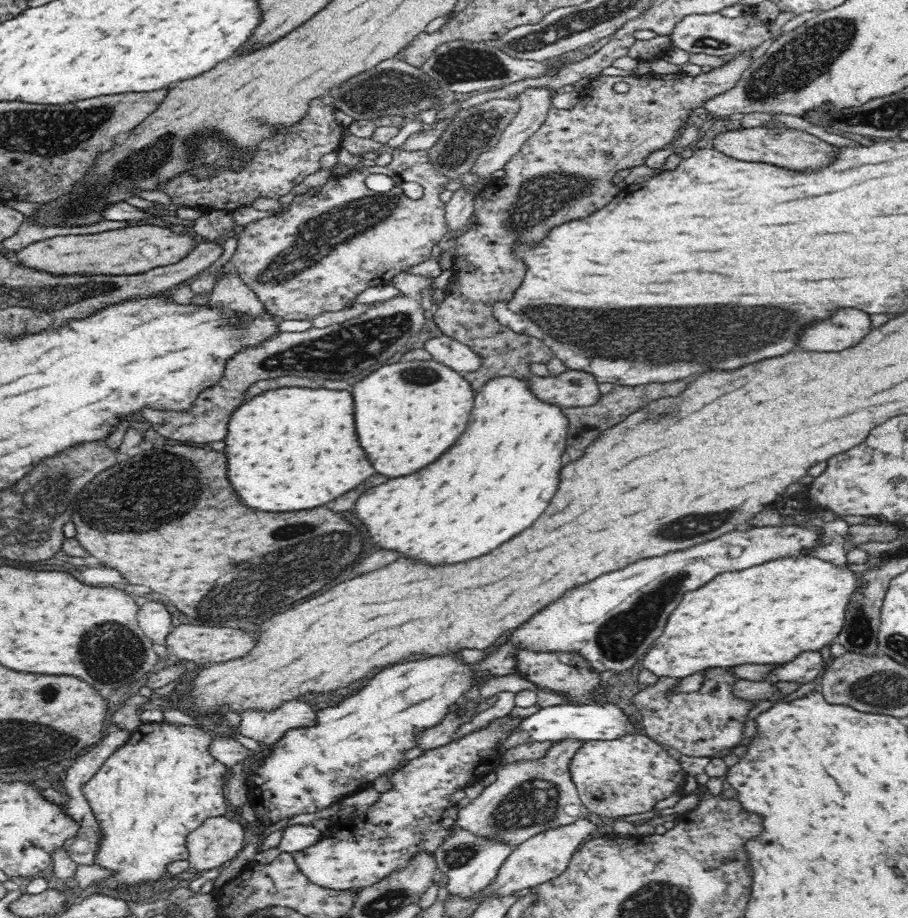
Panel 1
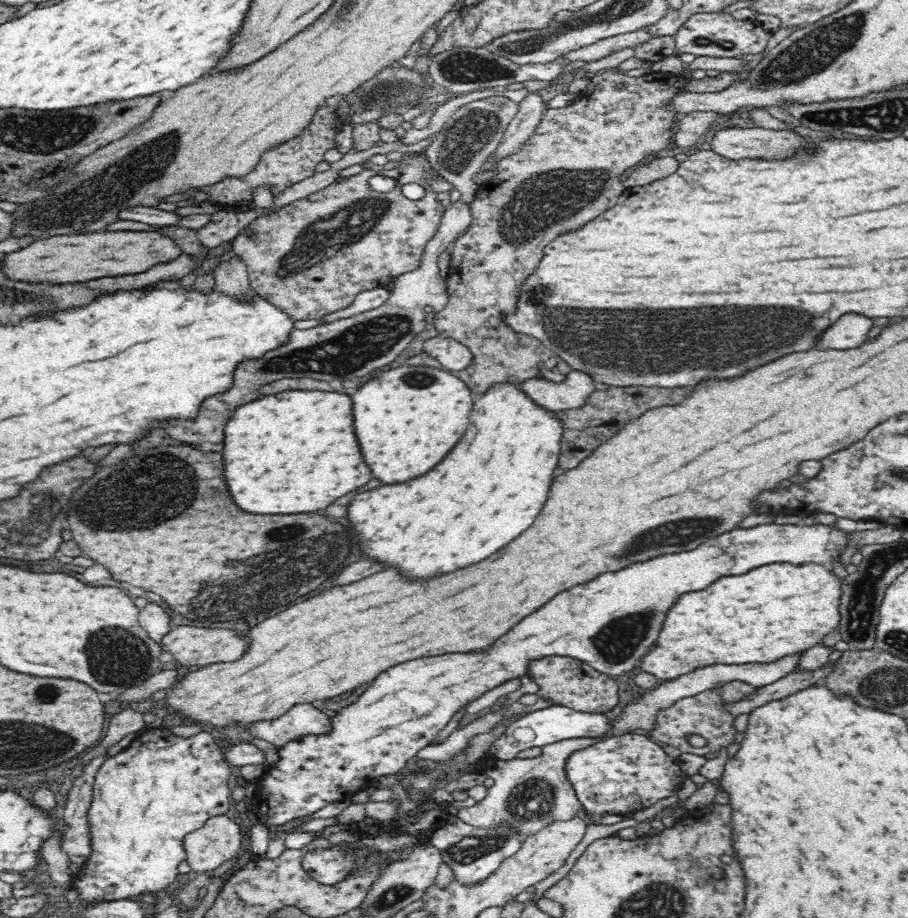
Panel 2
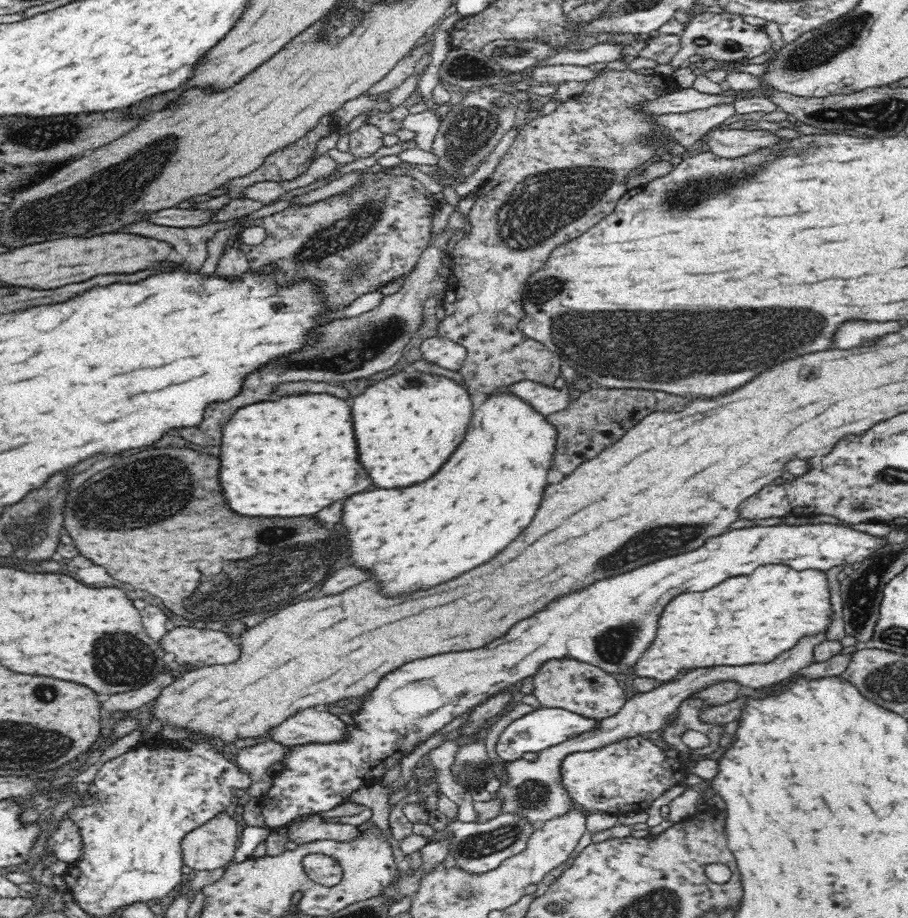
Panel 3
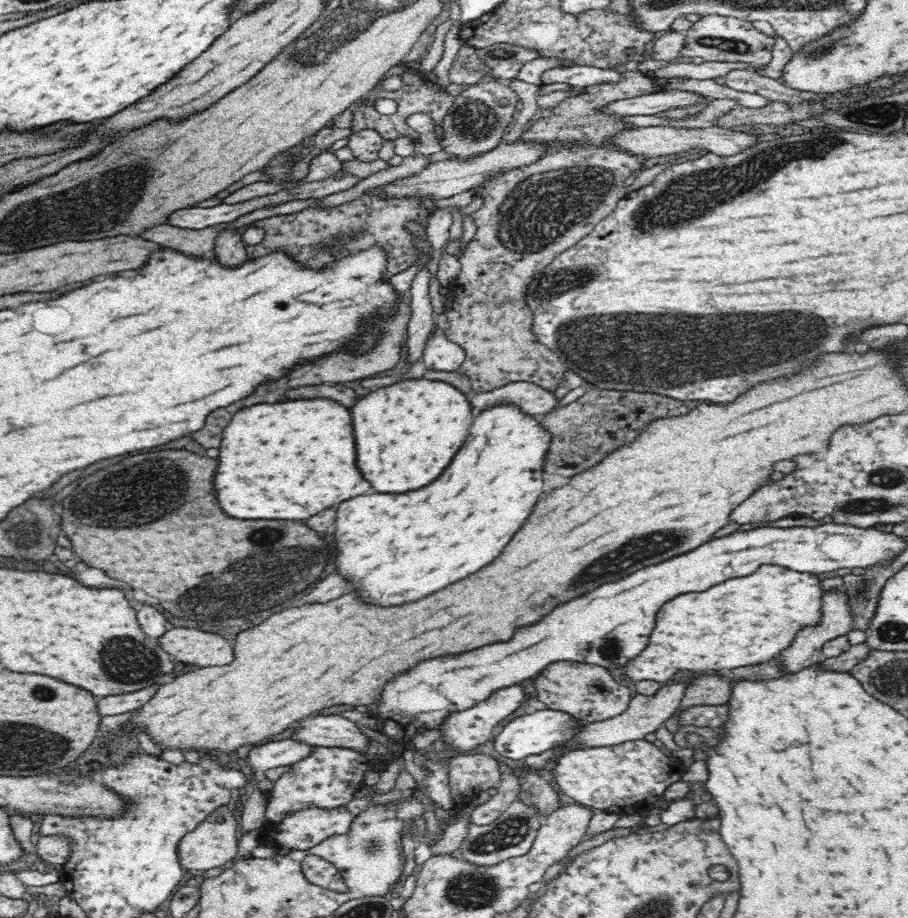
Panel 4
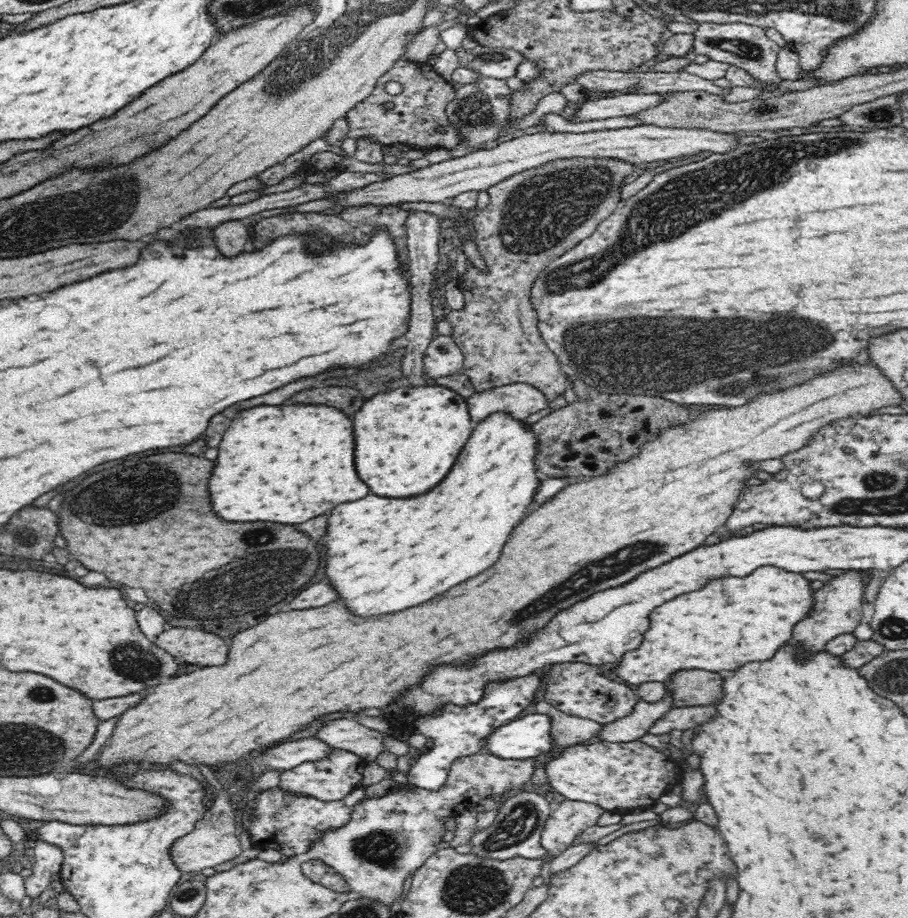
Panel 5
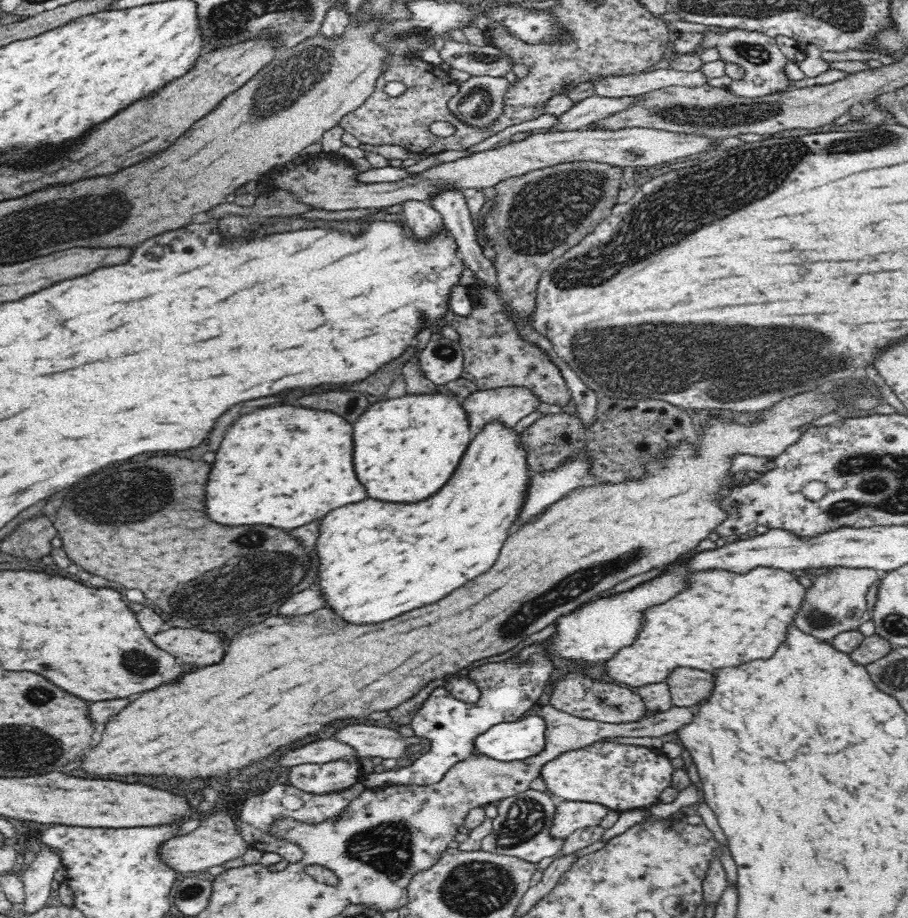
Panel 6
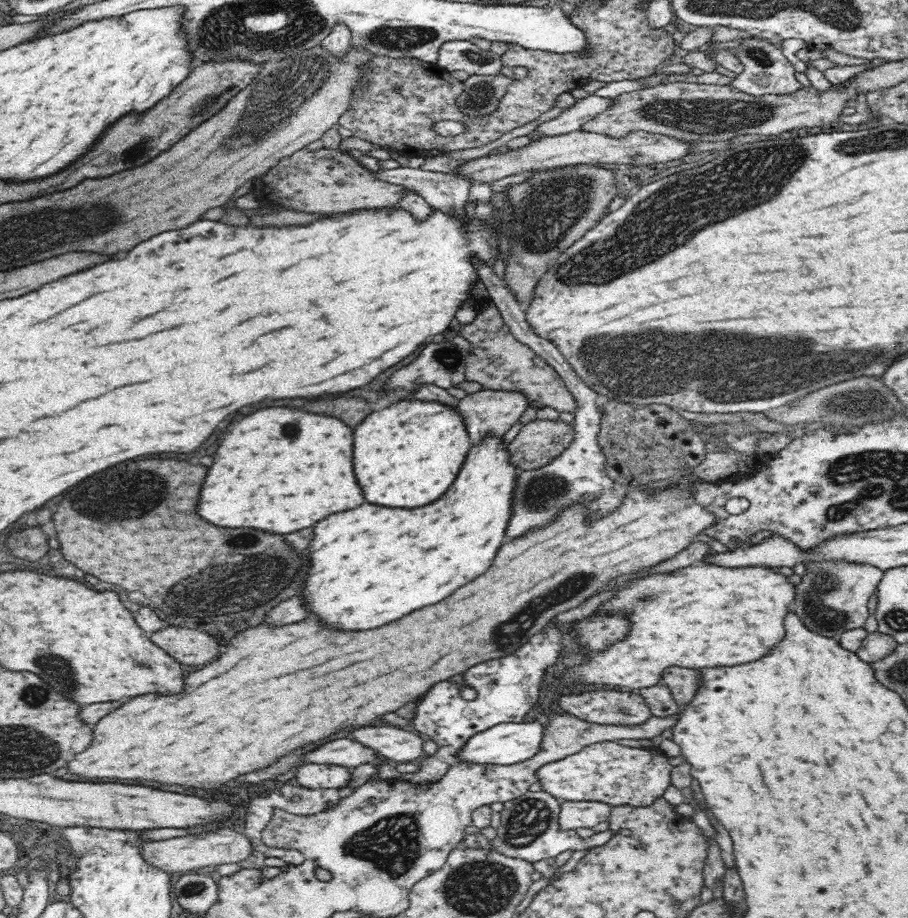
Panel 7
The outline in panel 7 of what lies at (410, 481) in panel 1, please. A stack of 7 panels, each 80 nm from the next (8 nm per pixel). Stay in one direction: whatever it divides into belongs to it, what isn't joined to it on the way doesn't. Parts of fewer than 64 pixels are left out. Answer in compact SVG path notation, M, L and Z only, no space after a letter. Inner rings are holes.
M488 432L478 444L471 446L458 478L434 504L414 510L362 504L320 520L314 526L314 540L310 544L312 568L302 590L310 610L334 628L368 630L444 600L454 590L486 572L494 562L512 519L513 496L520 472L511 462L509 444L503 436Z

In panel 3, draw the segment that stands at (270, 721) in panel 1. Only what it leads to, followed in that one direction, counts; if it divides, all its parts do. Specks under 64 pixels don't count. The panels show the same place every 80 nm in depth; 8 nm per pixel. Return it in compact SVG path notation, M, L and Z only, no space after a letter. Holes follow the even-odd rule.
M314 708L296 712L292 718L282 722L282 726L272 728L268 736L288 748L314 742L342 741L346 738L344 722L340 718L330 712L318 712Z

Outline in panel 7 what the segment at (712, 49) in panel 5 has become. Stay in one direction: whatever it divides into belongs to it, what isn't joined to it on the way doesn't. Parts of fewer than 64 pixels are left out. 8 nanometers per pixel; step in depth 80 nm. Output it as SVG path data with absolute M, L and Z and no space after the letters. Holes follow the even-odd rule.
M757 36L738 39L738 48L728 48L728 51L744 65L743 71L734 78L731 85L750 96L790 94L796 92L802 85L794 77L794 66L784 57L782 51L774 42Z

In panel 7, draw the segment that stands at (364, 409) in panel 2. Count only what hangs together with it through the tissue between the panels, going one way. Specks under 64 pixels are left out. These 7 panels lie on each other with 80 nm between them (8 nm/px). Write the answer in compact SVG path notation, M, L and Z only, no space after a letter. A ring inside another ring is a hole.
M400 400L368 414L354 428L354 472L370 504L392 508L416 508L440 498L458 472L472 444L462 415L450 406L424 400Z

